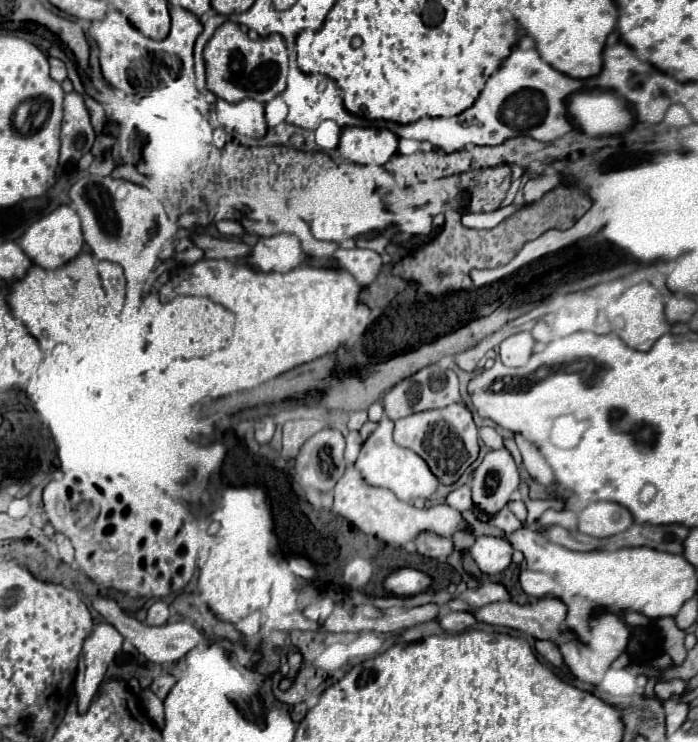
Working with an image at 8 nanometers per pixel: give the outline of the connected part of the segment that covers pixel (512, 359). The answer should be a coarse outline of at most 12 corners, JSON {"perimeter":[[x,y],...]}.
{"perimeter":[[529,331],[515,333],[499,345],[507,367],[523,367],[535,341]]}

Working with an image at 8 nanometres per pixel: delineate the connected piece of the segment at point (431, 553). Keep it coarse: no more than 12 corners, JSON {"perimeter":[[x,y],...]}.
{"perimeter":[[433,533],[417,537],[417,551],[433,559],[453,553],[453,539]]}

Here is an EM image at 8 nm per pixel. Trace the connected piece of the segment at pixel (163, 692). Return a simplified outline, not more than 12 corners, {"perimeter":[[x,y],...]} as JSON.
{"perimeter":[[171,675],[159,677],[151,683],[151,691],[165,699],[175,685]]}

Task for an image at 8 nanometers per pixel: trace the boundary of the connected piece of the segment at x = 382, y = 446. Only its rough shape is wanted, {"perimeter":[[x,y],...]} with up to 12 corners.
{"perimeter":[[387,417],[363,443],[363,481],[401,501],[431,497],[437,477],[393,441]]}

